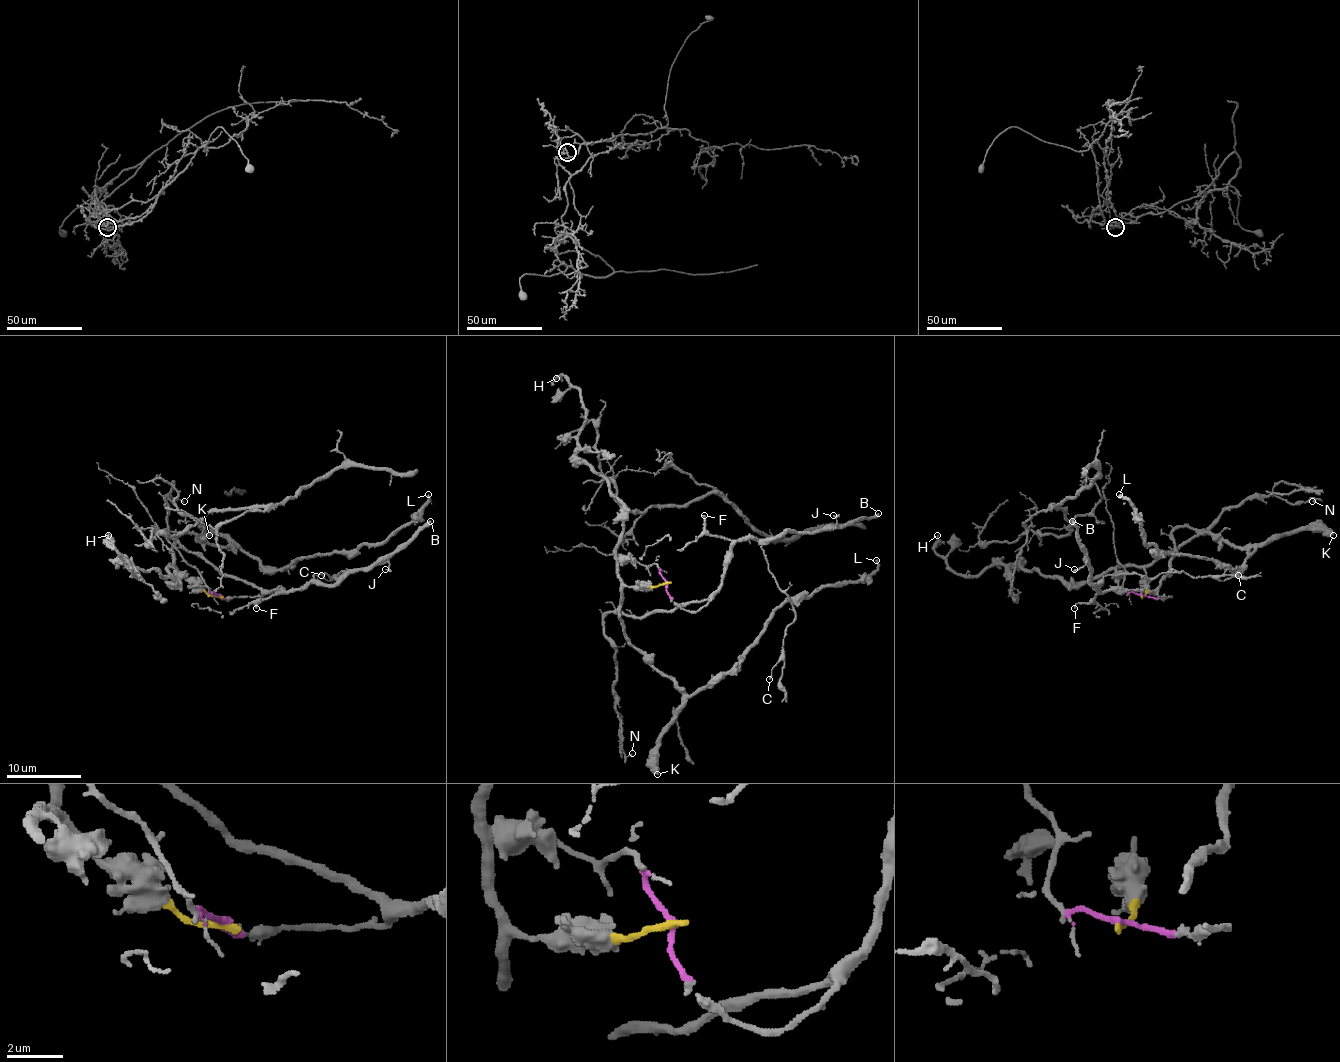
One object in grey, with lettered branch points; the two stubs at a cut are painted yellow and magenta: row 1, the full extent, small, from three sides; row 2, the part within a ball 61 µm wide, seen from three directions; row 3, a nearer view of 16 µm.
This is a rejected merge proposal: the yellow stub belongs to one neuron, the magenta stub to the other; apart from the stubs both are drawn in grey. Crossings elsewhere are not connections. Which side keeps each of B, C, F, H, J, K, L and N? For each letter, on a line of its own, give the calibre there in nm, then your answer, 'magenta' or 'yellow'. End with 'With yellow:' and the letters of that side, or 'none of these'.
B: 400 nm | magenta
C: 100 nm | magenta
F: 170 nm | magenta
H: 180 nm | yellow
J: 190 nm | magenta
K: 550 nm | yellow
L: 260 nm | yellow
N: 90 nm | magenta
With yellow: H, K, L

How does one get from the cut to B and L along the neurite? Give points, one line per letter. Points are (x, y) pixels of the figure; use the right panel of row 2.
B: (1141, 595), (1169, 597), (1147, 591), (1100, 589), (1100, 584), (1094, 584), (1077, 526), (1072, 520)
L: (1141, 595), (1147, 567), (1203, 533), (1254, 548), (1233, 569), (1158, 552), (1145, 543), (1141, 514), (1119, 494)

